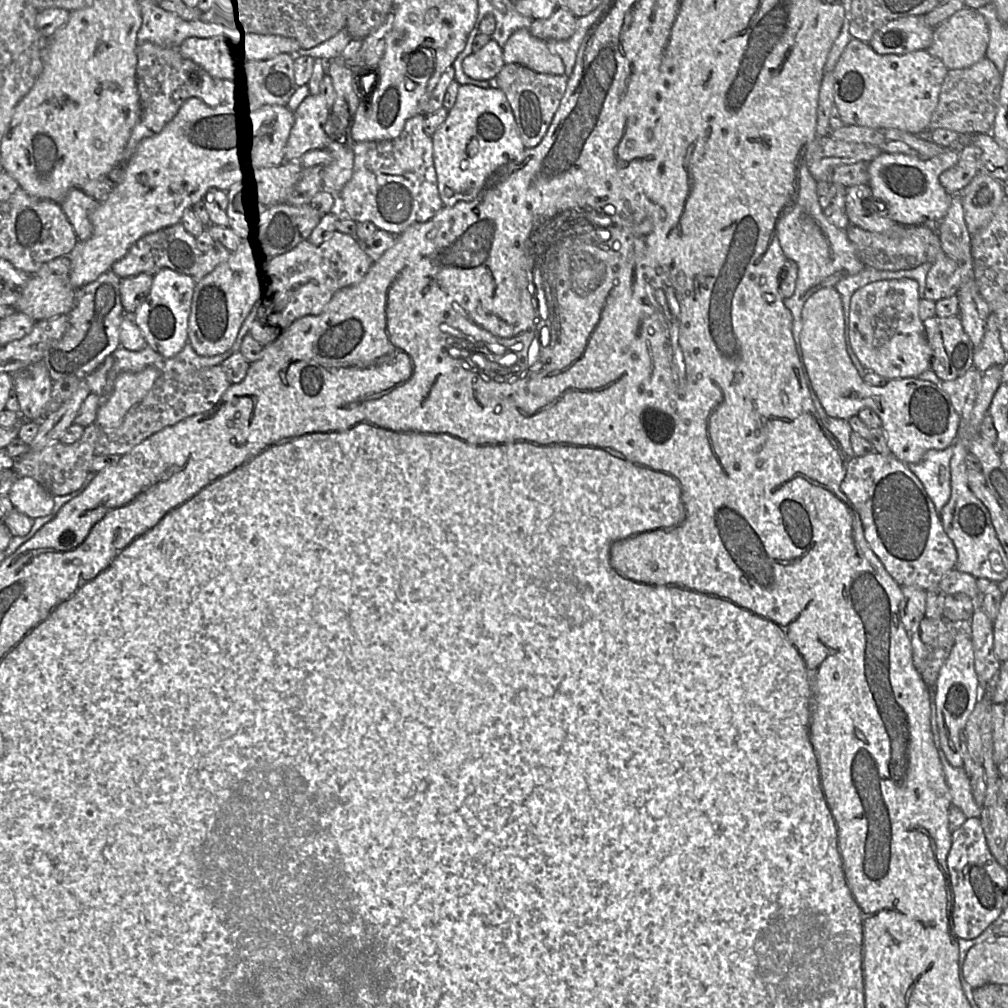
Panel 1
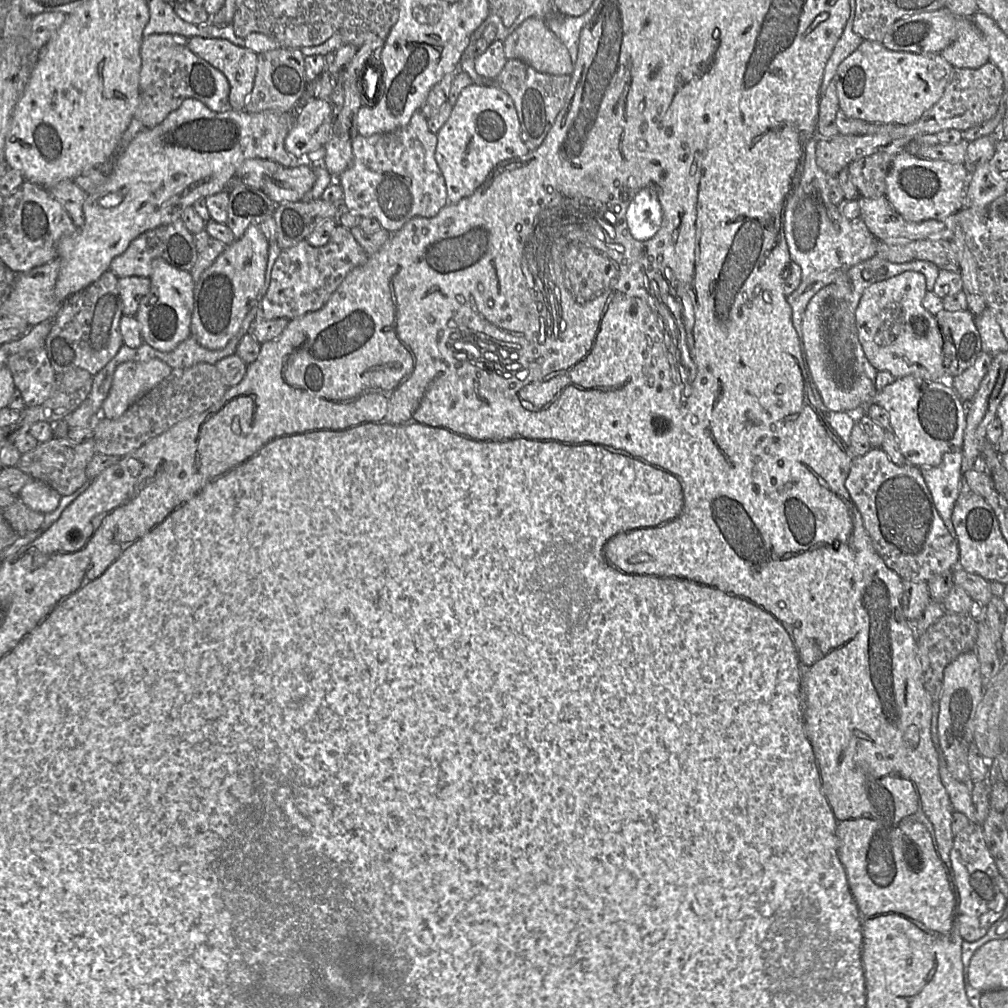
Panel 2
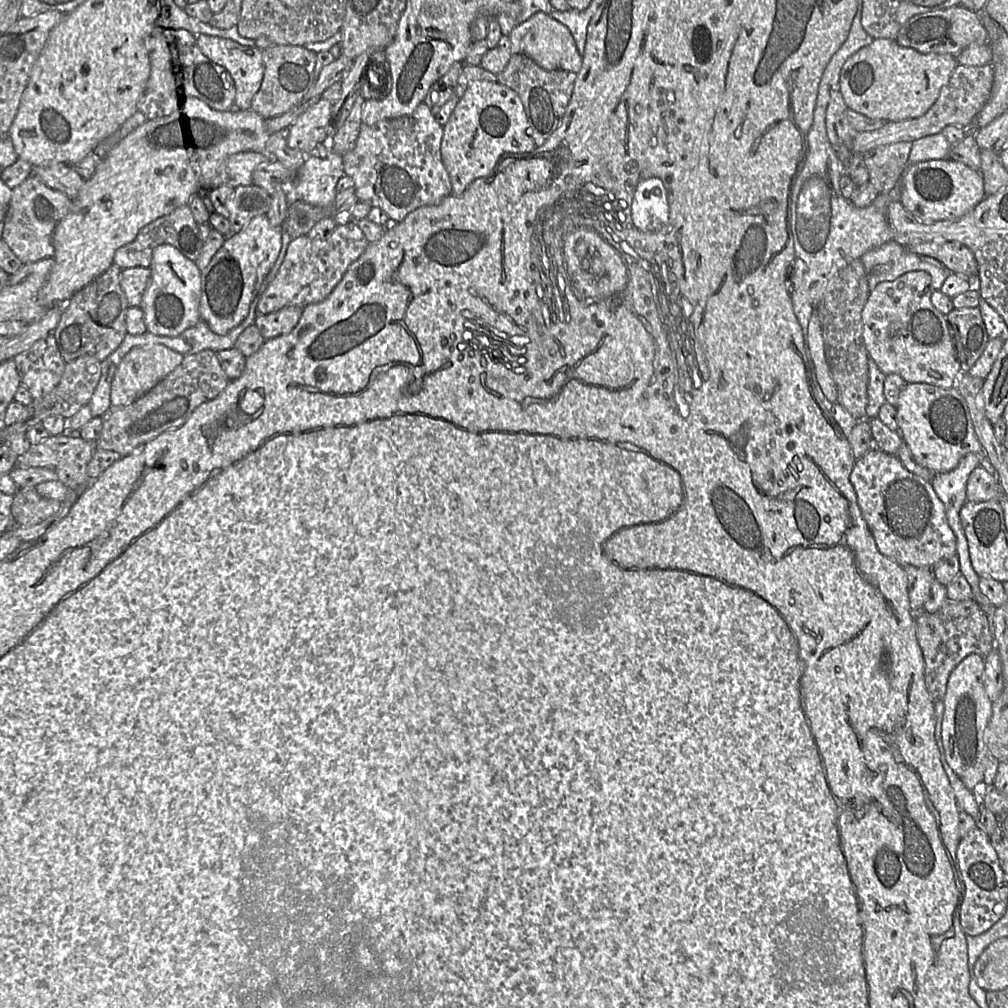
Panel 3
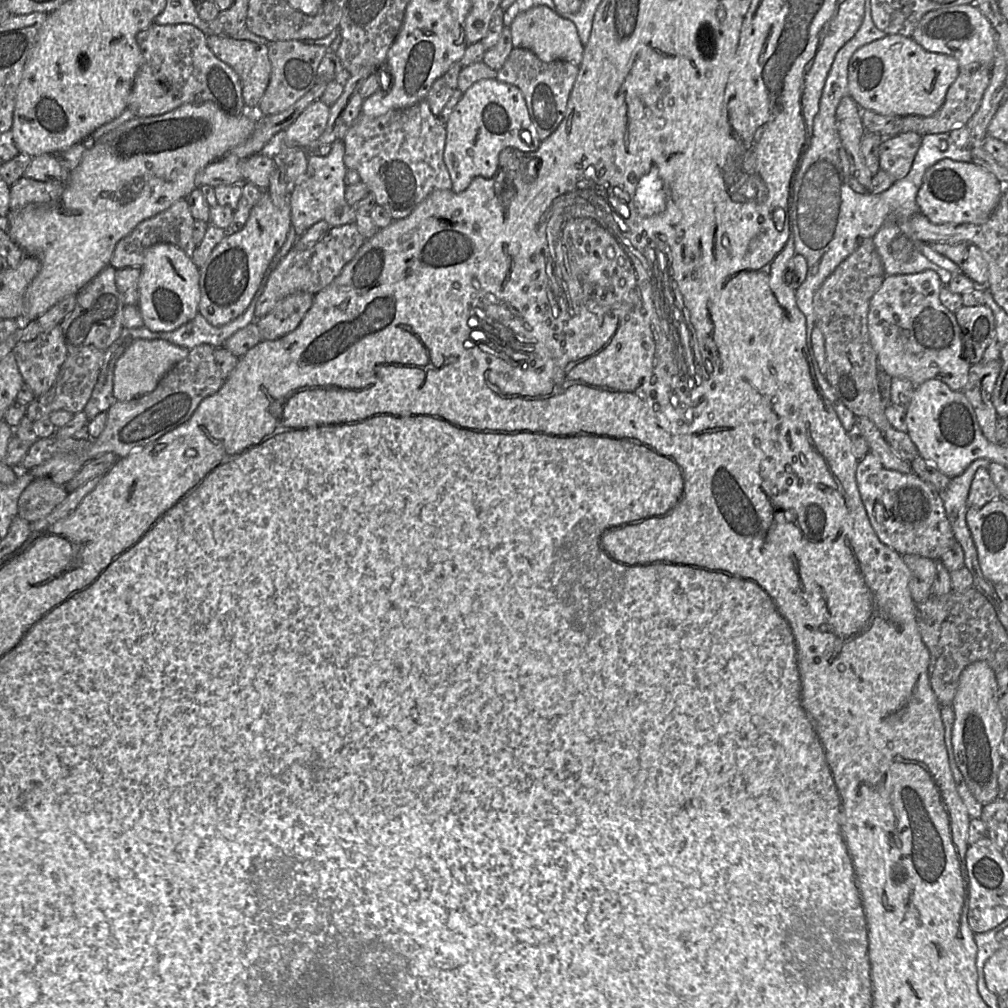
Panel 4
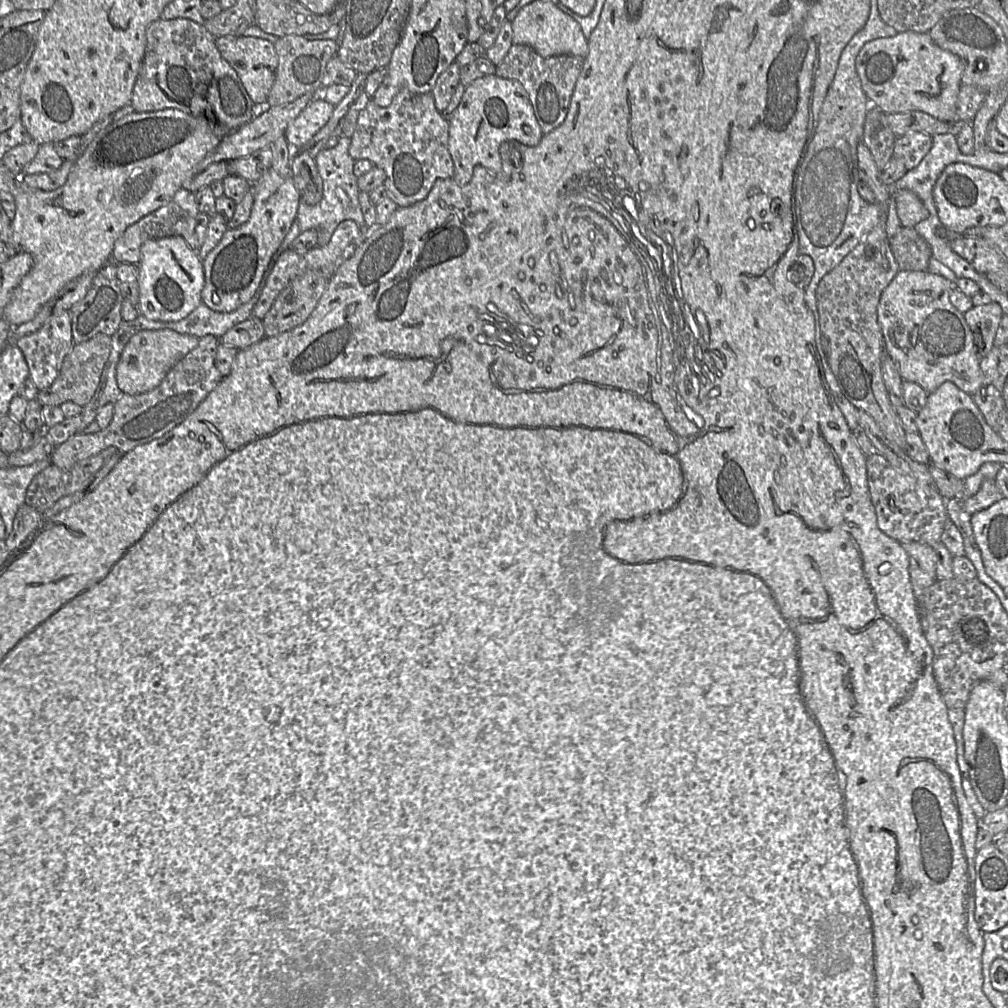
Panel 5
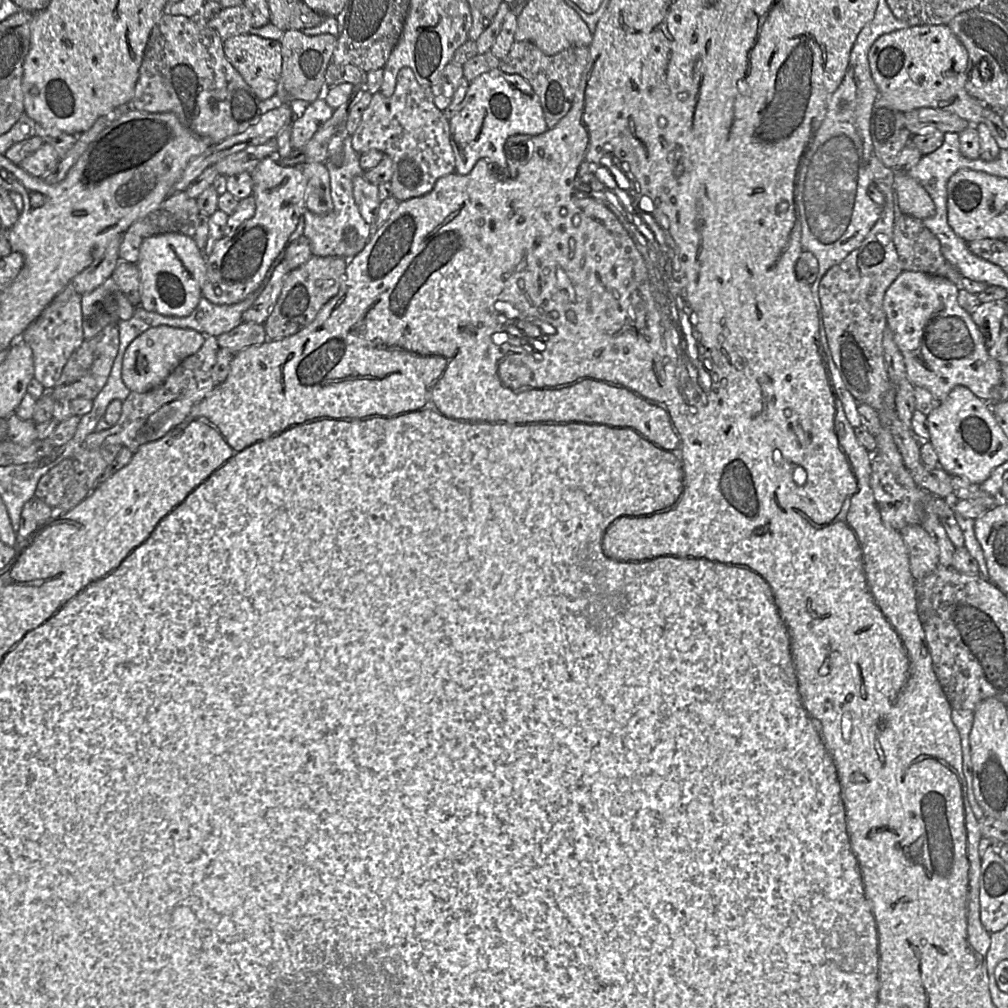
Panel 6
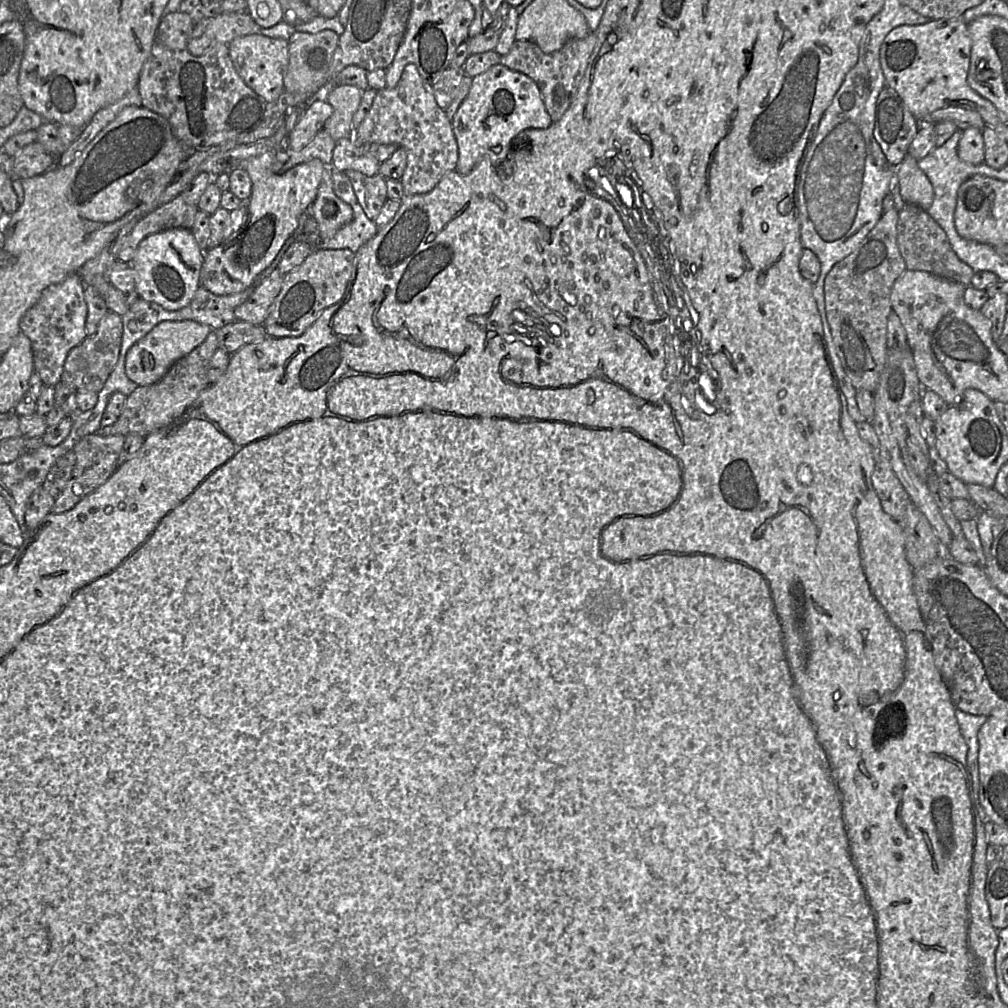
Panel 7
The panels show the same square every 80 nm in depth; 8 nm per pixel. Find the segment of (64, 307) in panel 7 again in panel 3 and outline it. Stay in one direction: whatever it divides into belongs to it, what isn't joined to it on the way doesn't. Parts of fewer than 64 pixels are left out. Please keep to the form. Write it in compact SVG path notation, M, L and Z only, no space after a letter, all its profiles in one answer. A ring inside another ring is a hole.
M52 333L34 342L28 349L13 358L21 384L27 388L32 399L40 399L58 384L65 368L55 337Z

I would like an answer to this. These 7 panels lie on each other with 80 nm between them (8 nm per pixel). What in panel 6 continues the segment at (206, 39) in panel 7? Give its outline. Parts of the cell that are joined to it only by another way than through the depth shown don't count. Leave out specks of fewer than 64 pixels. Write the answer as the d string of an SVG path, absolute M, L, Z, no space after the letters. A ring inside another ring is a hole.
M244 4L222 8L209 19L197 19L200 26L213 29L223 41L231 36L247 34L253 28L252 14Z

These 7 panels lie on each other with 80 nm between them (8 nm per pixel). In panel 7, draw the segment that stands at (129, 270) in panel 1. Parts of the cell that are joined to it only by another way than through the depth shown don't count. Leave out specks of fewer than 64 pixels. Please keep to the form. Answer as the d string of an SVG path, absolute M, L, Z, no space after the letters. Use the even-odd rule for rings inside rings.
M180 195L158 206L140 218L131 232L124 238L117 259L130 263L140 242L147 236L172 228L191 229L198 207L187 204Z

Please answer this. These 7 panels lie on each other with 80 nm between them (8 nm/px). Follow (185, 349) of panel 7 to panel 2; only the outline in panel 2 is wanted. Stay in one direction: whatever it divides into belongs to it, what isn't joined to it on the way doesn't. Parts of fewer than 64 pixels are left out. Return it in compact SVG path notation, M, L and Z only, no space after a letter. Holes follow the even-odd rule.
M157 358L121 363L115 369L110 391L101 407L100 417L119 418L171 371L172 368L168 364Z

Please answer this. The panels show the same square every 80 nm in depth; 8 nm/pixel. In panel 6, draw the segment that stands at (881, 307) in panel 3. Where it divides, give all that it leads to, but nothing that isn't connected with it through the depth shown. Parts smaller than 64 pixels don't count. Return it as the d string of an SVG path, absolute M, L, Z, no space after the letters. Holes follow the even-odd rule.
M903 271L886 290L883 309L887 327L899 348L910 383L928 390L938 401L943 401L957 385L968 388L975 396L992 402L993 390L1002 383L1001 367L985 346L984 337L971 318L957 302L960 287L950 280L923 272Z

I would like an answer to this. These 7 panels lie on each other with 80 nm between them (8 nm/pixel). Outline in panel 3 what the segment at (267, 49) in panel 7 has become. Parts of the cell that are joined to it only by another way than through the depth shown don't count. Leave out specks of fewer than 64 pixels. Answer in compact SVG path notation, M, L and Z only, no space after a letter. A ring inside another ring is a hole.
M204 34L196 35L195 42L201 53L230 73L236 92L234 107L240 110L250 110L251 101L258 92L264 76L263 50L255 45L244 46L232 39Z

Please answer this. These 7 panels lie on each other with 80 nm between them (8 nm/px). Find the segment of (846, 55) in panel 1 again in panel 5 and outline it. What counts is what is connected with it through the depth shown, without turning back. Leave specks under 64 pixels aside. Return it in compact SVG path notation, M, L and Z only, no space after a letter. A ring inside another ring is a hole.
M906 31L869 41L858 53L855 65L871 105L884 113L921 111L956 123L964 64L959 56L939 47L928 32Z

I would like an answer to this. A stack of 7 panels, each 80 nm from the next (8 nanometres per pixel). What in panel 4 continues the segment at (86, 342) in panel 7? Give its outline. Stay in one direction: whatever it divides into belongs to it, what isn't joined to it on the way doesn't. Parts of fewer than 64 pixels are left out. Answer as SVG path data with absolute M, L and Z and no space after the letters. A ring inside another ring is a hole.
M87 346L78 352L67 354L55 383L46 393L33 398L26 406L25 417L34 422L57 410L67 410L73 414L84 410L97 382L104 355L104 350L93 346Z

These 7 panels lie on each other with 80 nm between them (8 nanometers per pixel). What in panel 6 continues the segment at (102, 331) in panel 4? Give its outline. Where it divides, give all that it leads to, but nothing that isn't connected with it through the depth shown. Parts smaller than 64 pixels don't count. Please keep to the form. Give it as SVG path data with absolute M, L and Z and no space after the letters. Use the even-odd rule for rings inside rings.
M110 276L101 285L81 296L82 331L84 339L91 339L109 324L118 323L118 296L123 293Z

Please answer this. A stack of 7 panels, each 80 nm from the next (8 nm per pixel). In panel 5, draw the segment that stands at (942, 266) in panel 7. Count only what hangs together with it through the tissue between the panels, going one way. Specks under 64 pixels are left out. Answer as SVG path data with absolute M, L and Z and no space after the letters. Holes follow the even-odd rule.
M901 226L898 232L890 238L890 246L900 271L927 271L932 258L932 249L913 227Z

